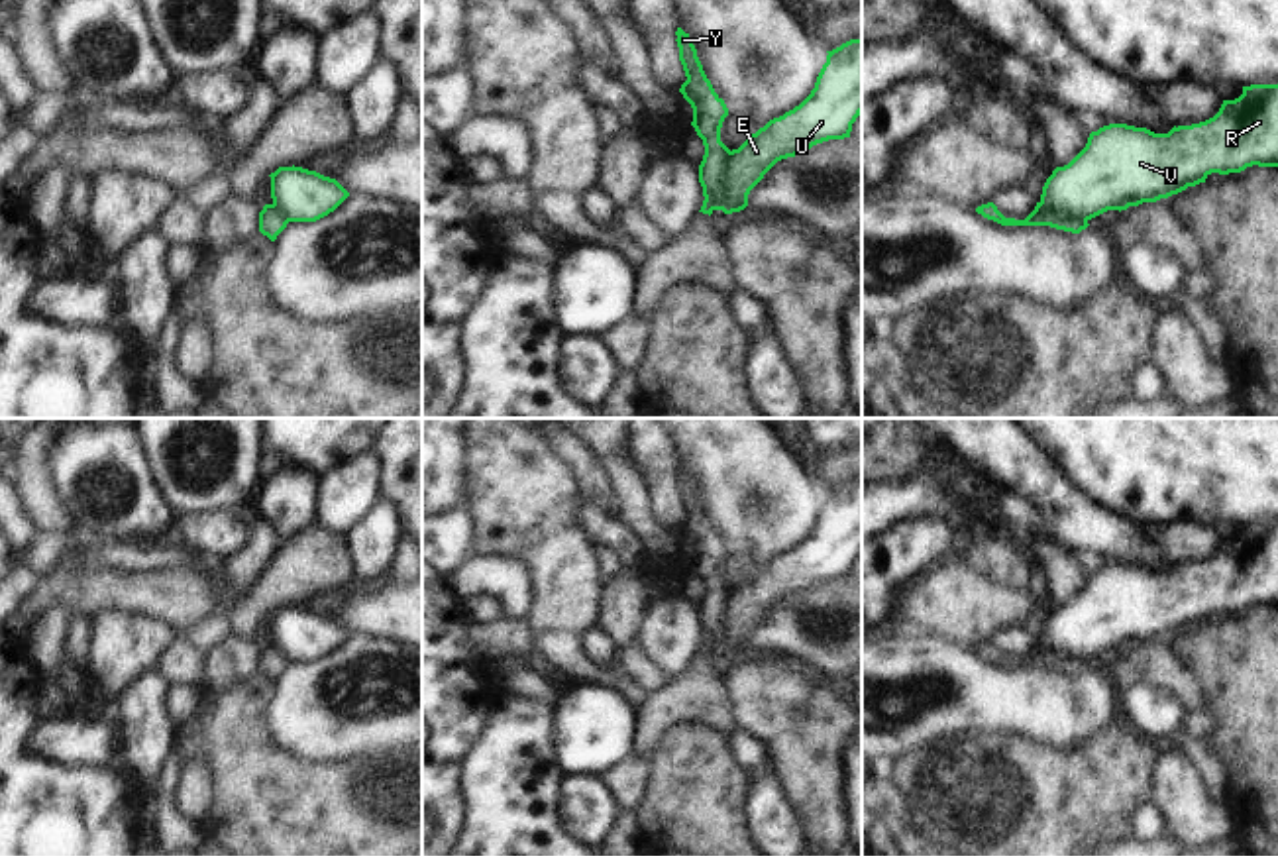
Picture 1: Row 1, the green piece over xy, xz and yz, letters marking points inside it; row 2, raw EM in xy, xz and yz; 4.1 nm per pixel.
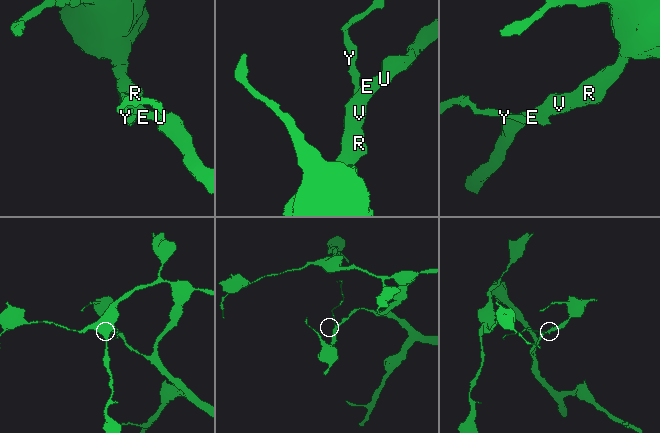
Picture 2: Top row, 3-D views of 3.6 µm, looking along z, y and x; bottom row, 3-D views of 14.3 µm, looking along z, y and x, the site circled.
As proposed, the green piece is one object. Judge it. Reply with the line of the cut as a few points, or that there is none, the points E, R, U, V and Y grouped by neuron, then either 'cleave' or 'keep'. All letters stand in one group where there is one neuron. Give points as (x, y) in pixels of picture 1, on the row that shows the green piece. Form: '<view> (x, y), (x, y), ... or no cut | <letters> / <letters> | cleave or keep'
xz (731, 152), (725, 163), (723, 193), (711, 209) | E R U V / Y | cleave

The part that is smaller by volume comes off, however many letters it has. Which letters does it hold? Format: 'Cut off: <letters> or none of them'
Cut off: Y

